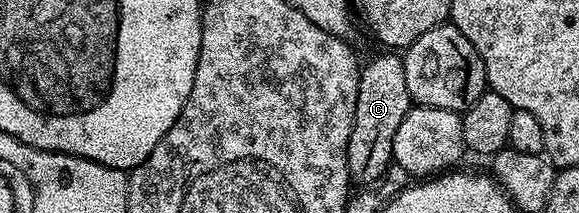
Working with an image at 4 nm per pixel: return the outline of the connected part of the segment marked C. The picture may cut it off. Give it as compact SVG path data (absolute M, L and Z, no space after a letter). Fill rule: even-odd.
M382 50L379 56L361 65L356 94L356 118L348 138L348 170L355 185L377 185L382 175L389 170L394 158L392 138L396 138L396 130L400 122L404 122L411 107L408 82L404 82L404 62L397 51Z

